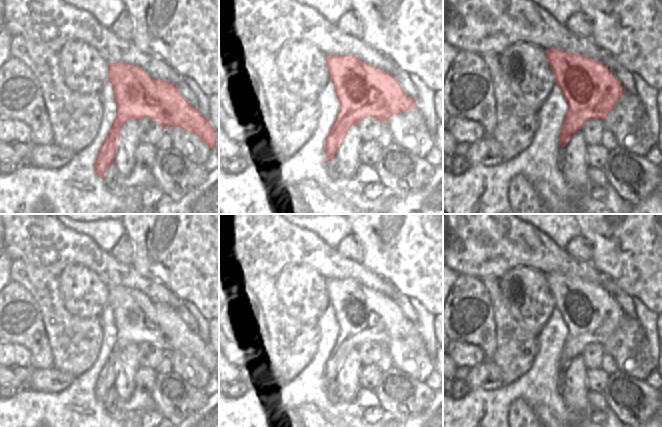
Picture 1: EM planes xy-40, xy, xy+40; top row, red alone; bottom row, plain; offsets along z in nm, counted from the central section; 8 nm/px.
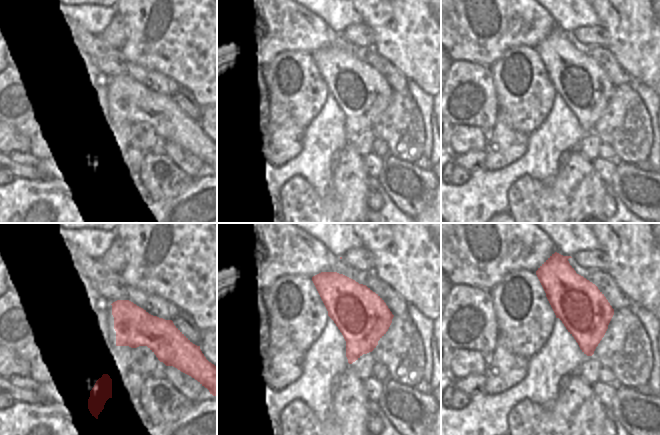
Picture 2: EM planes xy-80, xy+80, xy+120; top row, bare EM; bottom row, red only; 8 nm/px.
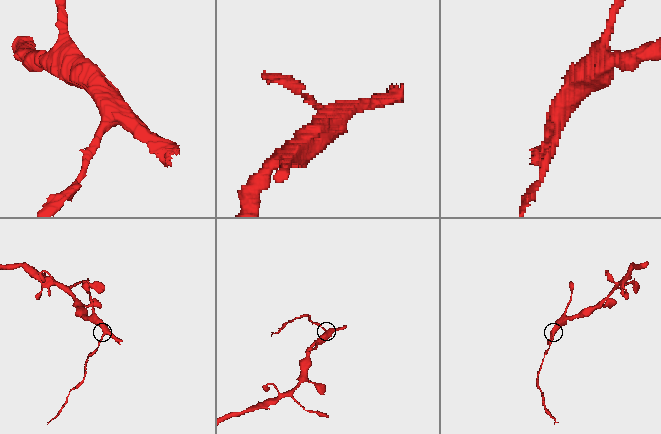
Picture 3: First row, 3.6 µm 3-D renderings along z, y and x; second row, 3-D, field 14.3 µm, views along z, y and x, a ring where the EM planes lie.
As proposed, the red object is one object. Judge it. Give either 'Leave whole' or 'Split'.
Split.

